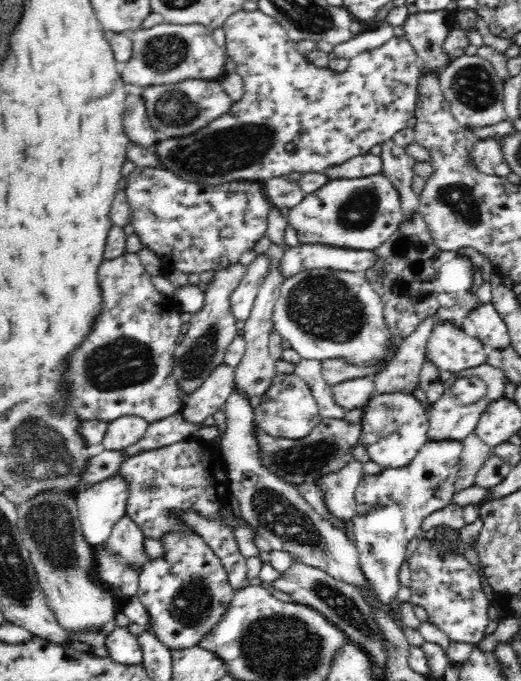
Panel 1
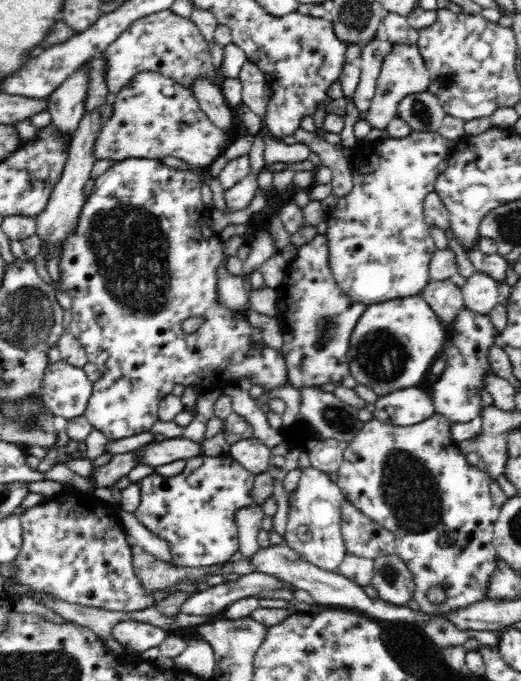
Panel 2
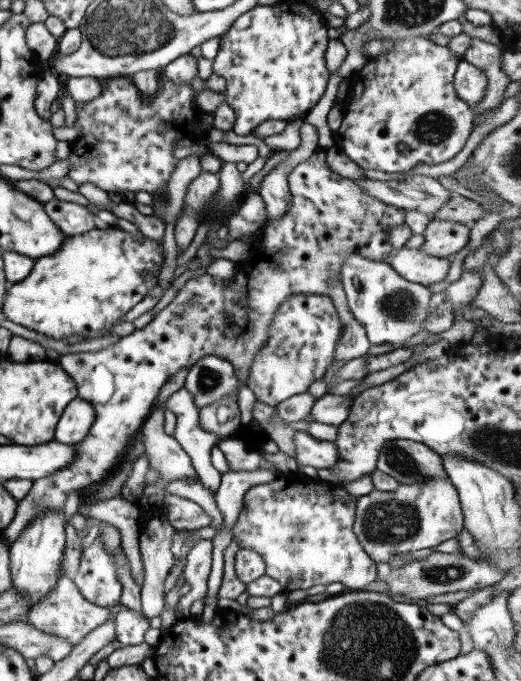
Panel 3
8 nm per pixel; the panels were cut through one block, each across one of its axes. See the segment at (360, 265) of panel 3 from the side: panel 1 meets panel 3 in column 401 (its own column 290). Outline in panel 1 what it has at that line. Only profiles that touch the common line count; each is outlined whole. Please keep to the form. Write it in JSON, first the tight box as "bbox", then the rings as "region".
{"bbox":[272,268,397,372],"region":[[[327,268],[297,272],[282,282],[272,318],[273,330],[306,360],[342,357],[362,367],[380,363],[380,372],[397,351],[394,335],[385,322],[381,298],[364,272]]]}

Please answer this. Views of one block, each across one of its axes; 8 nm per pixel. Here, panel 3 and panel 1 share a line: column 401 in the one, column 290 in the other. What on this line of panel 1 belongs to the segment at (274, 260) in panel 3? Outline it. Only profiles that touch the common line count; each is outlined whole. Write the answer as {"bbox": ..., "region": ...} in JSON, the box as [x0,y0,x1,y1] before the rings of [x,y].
{"bbox":[287,172,402,250],"region":[[[383,172],[353,179],[329,179],[287,212],[287,224],[298,233],[299,244],[325,244],[354,250],[378,248],[398,230],[402,220],[399,192]]]}

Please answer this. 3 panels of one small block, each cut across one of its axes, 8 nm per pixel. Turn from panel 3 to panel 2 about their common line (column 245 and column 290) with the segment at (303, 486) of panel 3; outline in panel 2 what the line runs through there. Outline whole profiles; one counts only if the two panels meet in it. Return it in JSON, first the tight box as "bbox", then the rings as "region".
{"bbox":[285,467,347,571],"region":[[[314,467],[301,469],[301,478],[296,488],[289,490],[290,508],[285,532],[286,544],[303,560],[326,571],[336,571],[347,556],[342,539],[342,502],[344,494],[329,473]]]}

